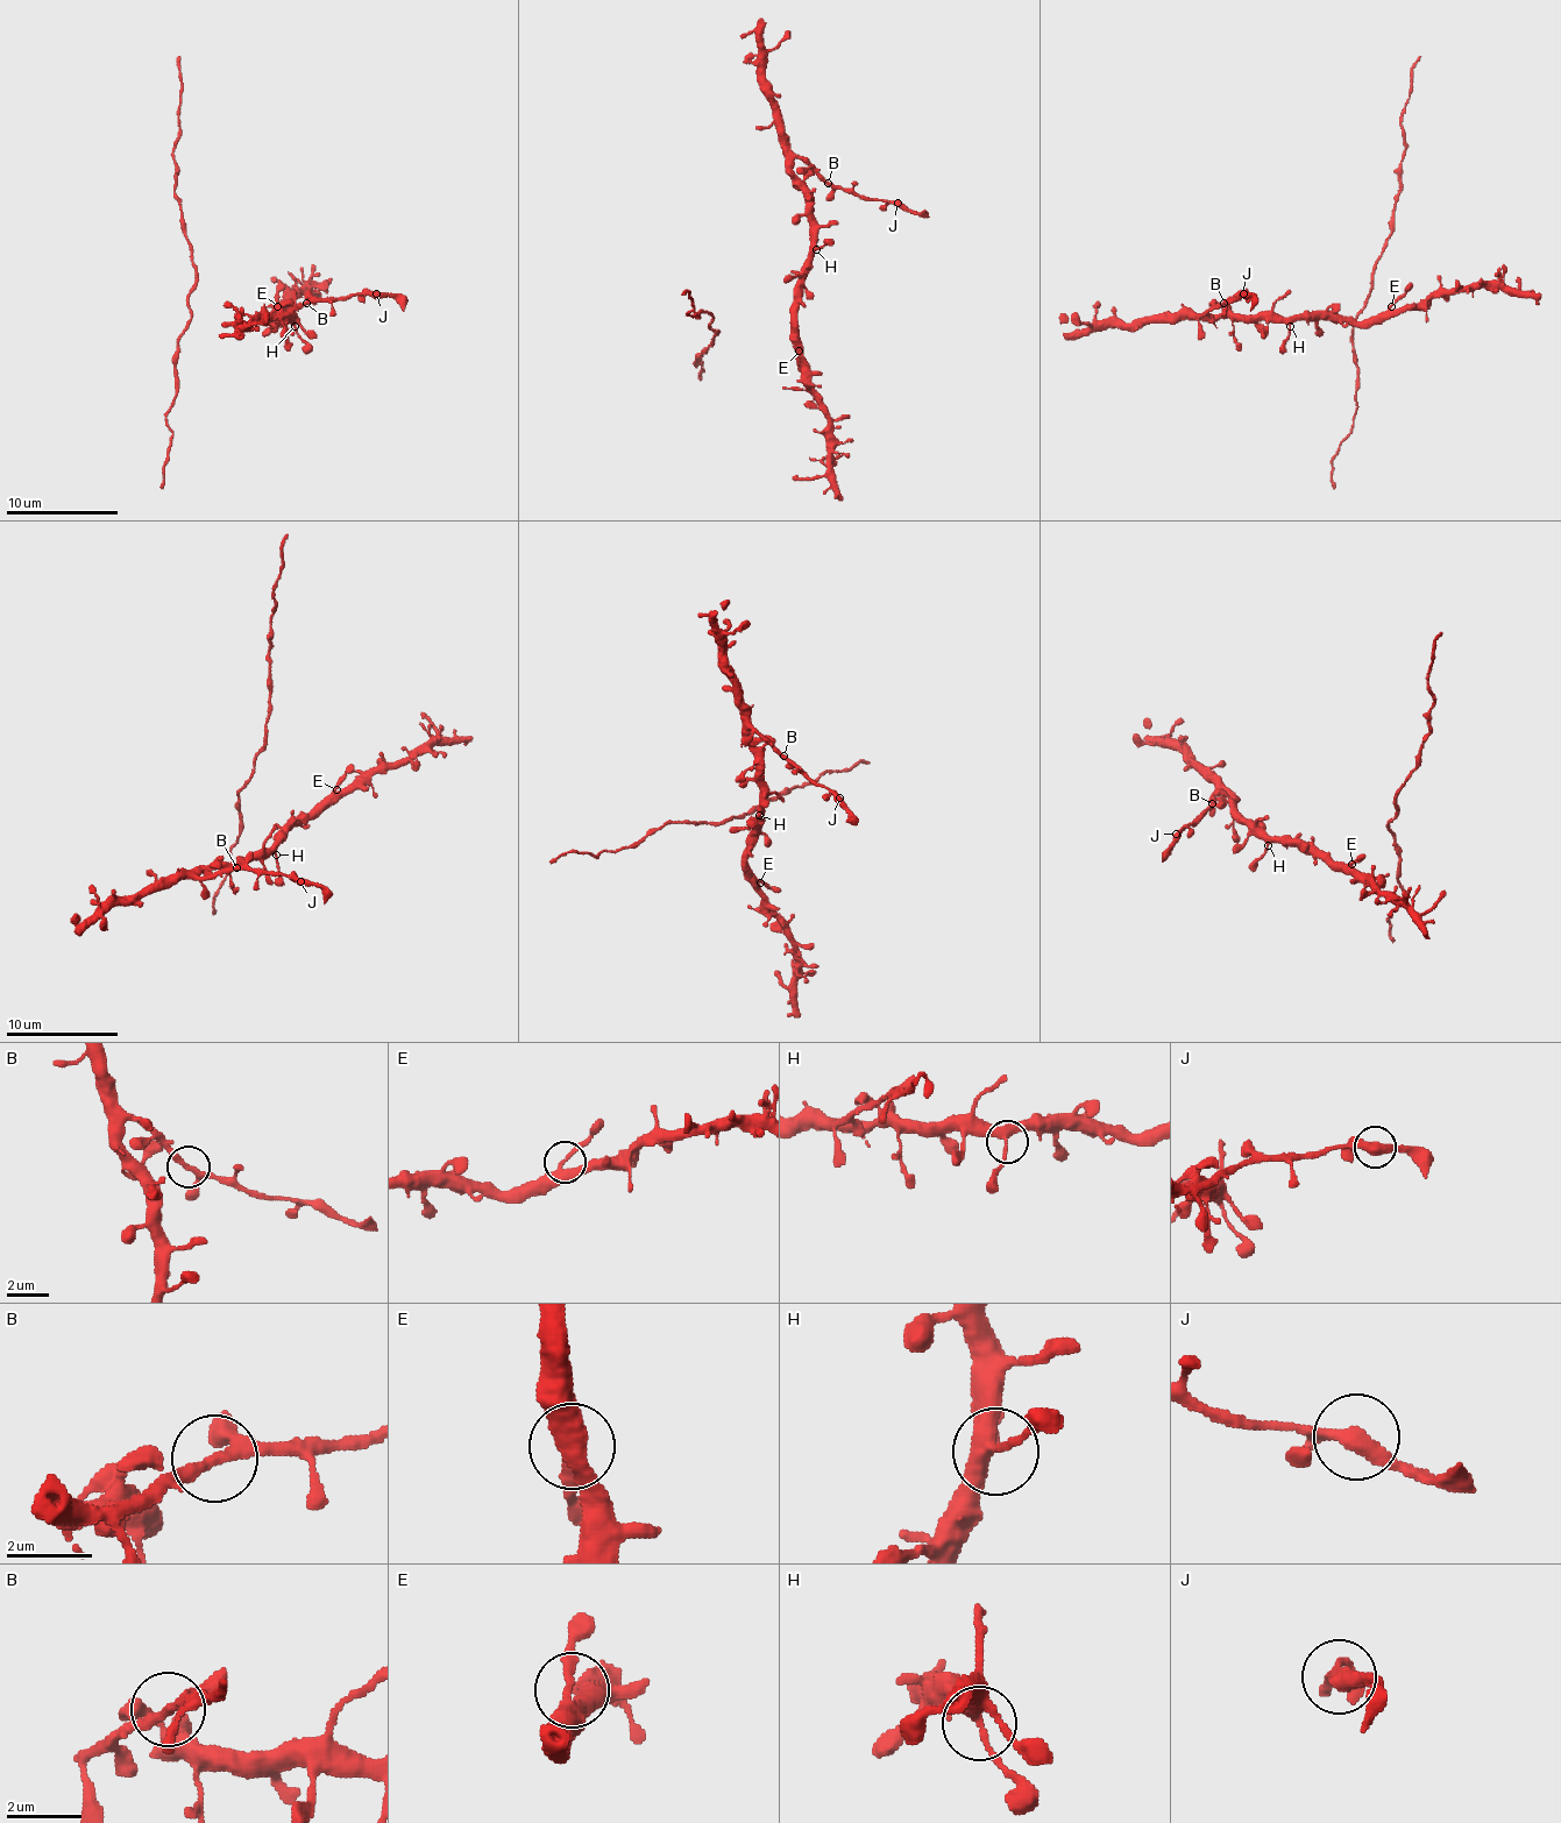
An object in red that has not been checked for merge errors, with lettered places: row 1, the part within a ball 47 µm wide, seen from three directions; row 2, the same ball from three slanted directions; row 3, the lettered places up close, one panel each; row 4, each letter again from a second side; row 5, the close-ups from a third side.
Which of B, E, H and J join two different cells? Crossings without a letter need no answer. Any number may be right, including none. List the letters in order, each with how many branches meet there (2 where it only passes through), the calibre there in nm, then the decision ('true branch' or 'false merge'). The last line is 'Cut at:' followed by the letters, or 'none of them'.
B: branches 3; calibre 240 nm; true branch
E: branches 3; calibre 240 nm; true branch
H: branches 3; calibre 340 nm; true branch
J: branches 3; calibre 320 nm; true branch
Cut at: none of them

